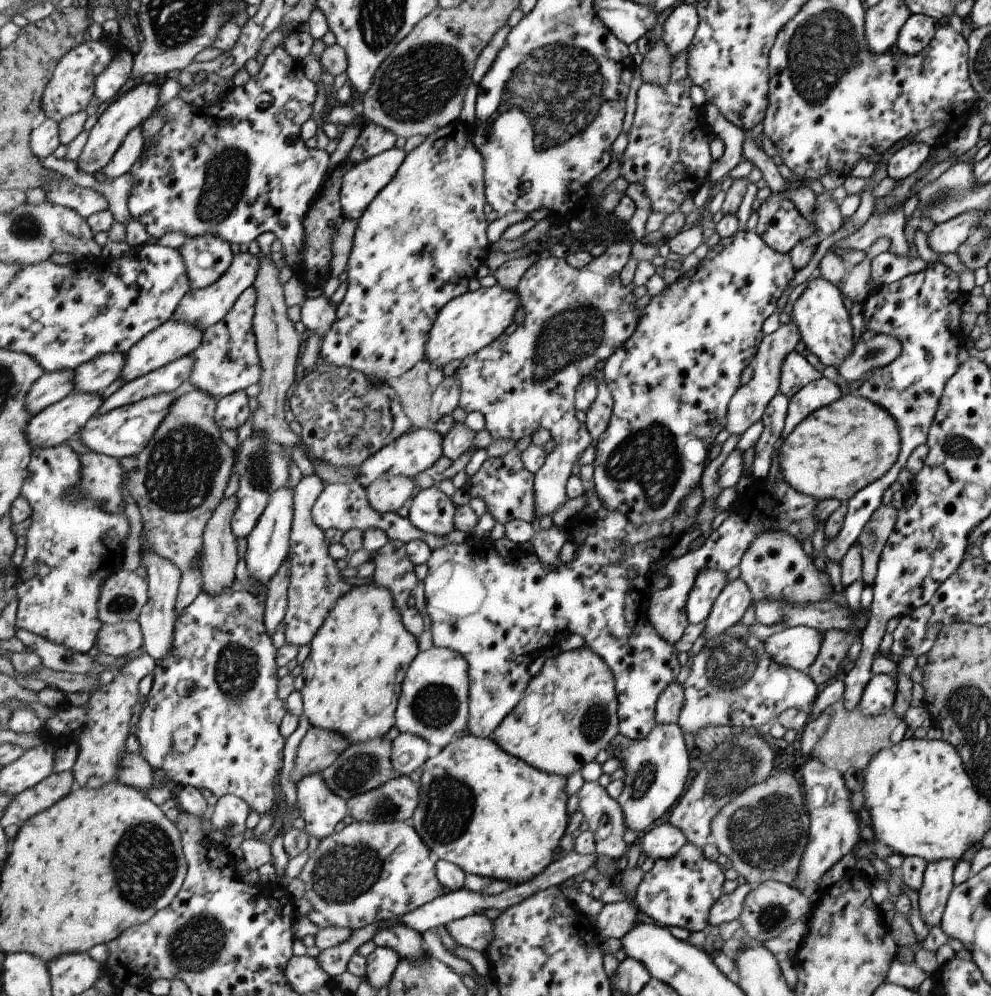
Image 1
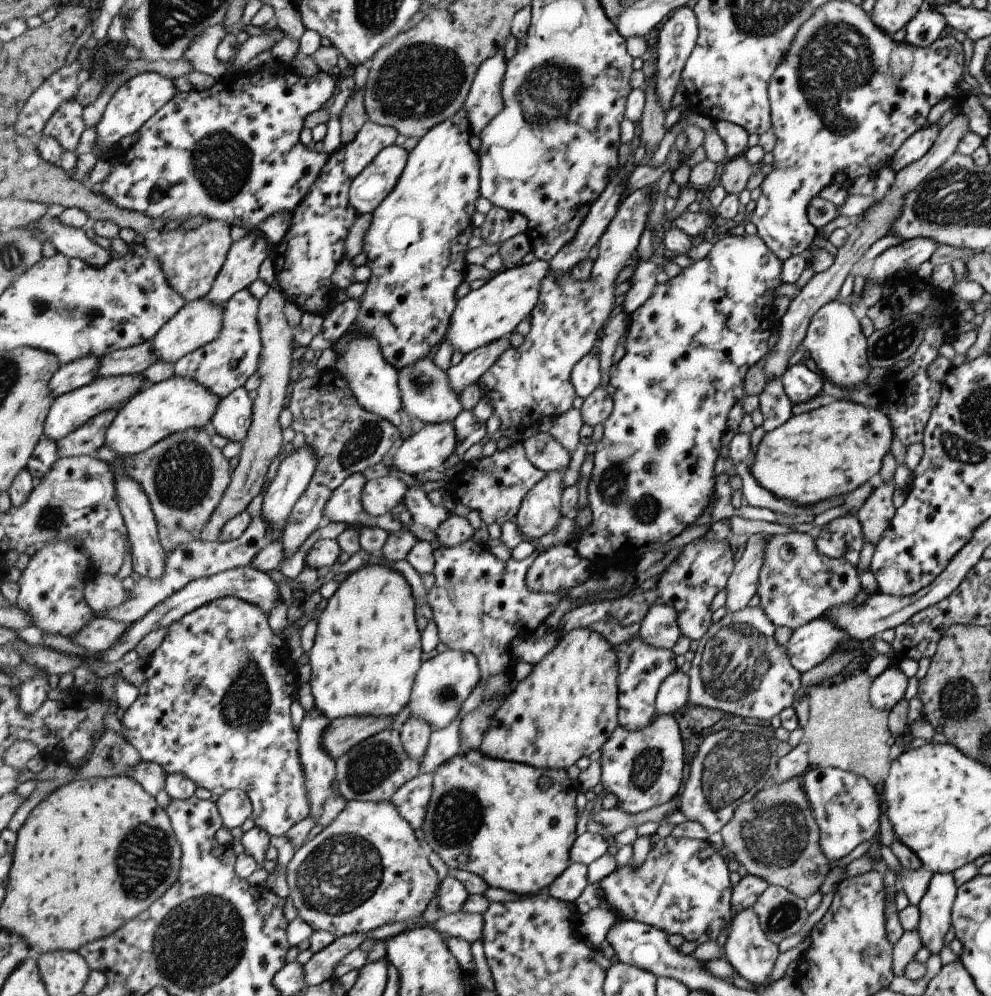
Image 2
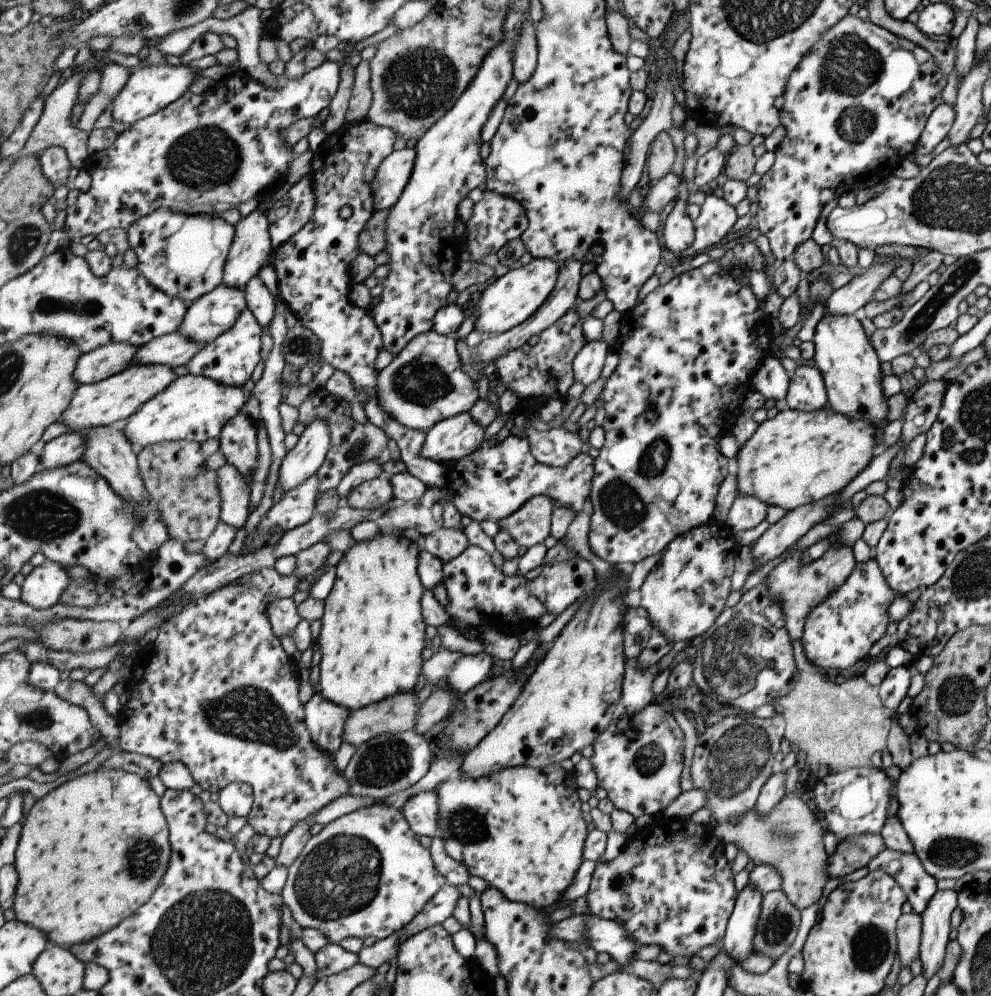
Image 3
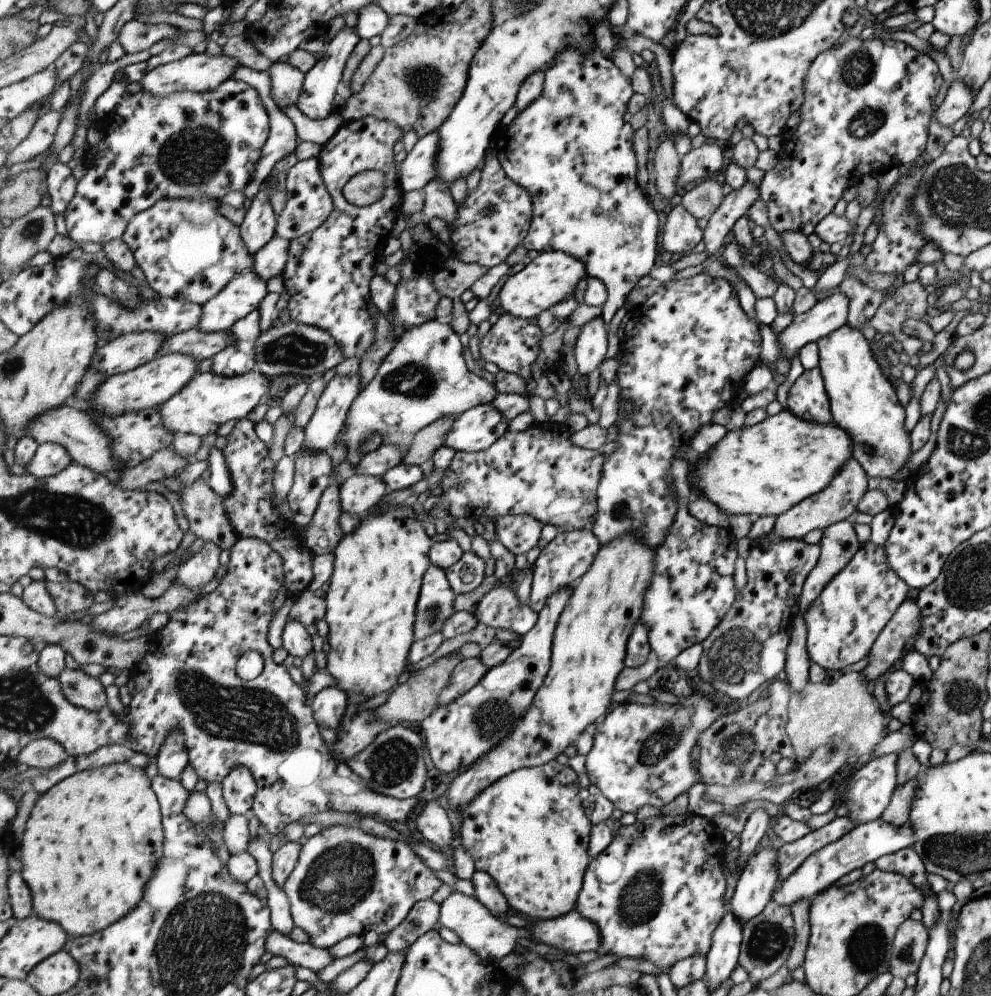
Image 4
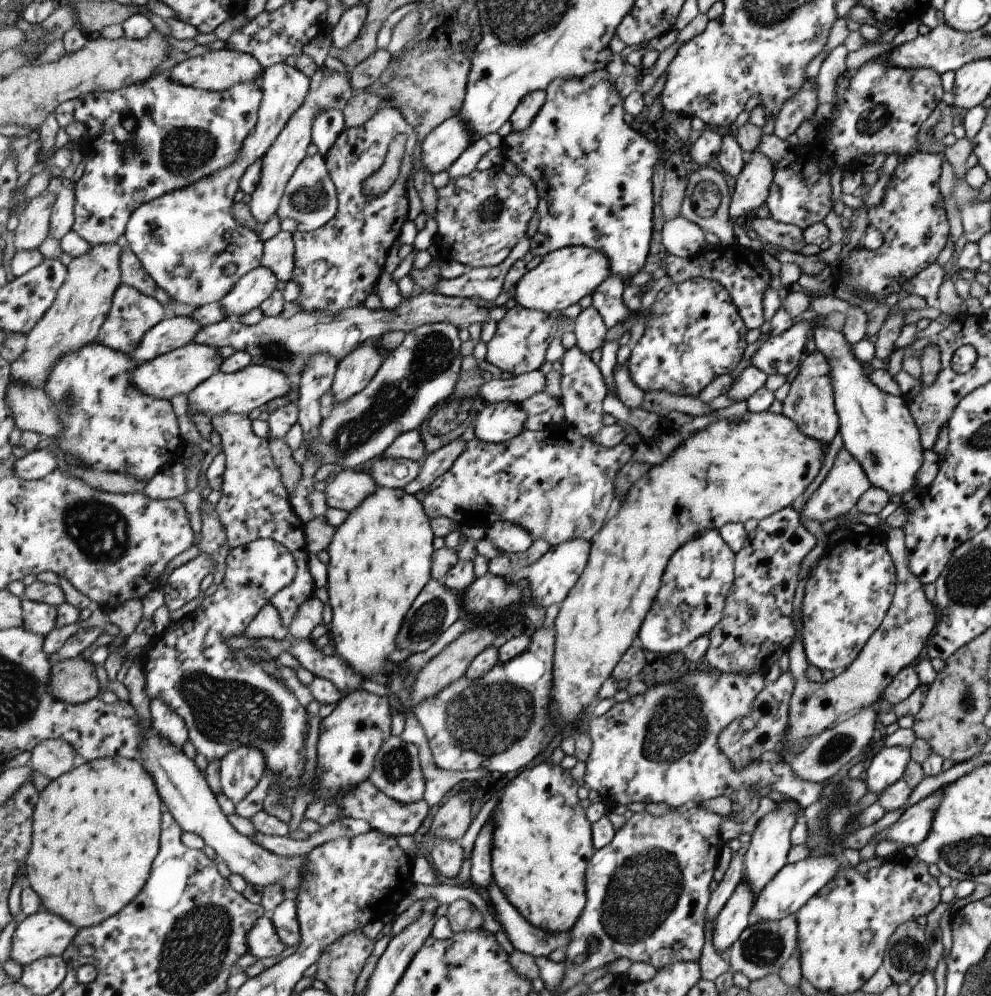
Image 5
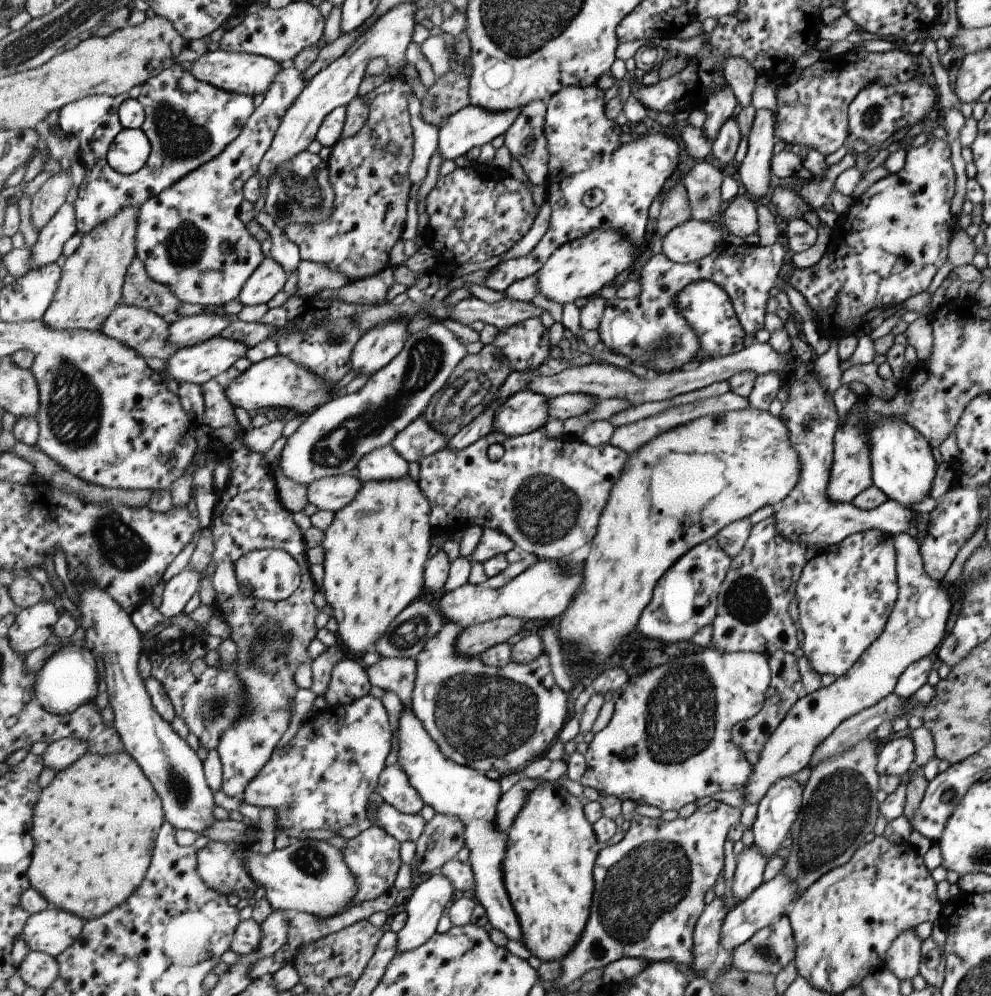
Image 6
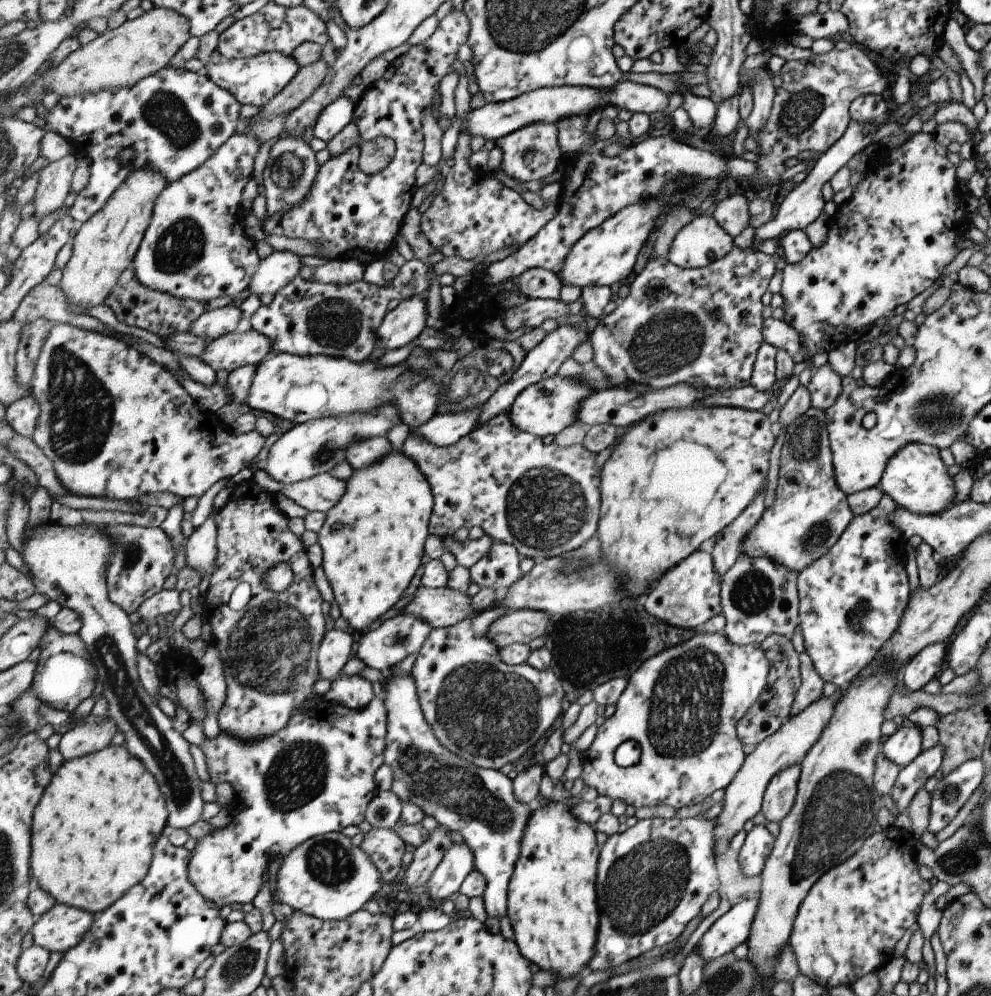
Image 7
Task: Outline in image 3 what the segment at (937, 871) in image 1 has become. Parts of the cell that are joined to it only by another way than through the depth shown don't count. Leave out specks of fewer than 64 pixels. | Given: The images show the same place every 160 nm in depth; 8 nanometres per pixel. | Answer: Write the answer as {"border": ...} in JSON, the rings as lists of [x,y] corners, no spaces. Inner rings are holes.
{"border":[[[935,890],[925,910],[921,912],[921,937],[918,957],[923,978],[929,980],[943,963],[945,947],[949,941],[950,916],[956,908],[955,890]]]}

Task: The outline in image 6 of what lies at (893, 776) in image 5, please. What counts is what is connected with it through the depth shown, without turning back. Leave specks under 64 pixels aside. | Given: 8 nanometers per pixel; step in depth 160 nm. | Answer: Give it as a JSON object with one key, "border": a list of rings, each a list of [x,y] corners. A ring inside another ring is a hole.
{"border":[[[908,733],[901,737],[893,738],[883,744],[877,754],[875,772],[877,776],[901,777],[913,767],[913,744]]]}

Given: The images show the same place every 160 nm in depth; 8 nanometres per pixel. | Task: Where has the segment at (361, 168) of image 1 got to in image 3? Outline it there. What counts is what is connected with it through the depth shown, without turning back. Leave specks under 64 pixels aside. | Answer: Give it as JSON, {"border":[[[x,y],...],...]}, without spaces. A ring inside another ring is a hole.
{"border":[[[414,147],[395,150],[394,154],[383,160],[371,184],[377,210],[391,209],[399,202],[401,194],[407,189],[407,182],[411,181],[416,159],[417,150]]]}

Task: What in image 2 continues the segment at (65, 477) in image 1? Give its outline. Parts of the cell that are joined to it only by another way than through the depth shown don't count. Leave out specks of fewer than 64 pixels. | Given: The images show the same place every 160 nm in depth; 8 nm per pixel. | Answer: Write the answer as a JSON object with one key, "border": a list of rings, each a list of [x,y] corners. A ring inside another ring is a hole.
{"border":[[[43,436],[42,441],[35,448],[34,457],[28,466],[28,472],[33,476],[34,485],[41,483],[54,472],[54,466],[62,459],[62,448],[57,441]],[[71,540],[49,542],[46,546],[37,548],[29,566],[22,571],[18,580],[20,590],[17,604],[33,615],[34,626],[37,626],[41,632],[59,633],[72,640],[73,637],[78,637],[78,634],[90,623],[91,619],[95,618],[95,612],[87,603],[86,588],[87,583],[95,580],[99,575],[99,570],[94,567],[91,556],[77,542]]]}

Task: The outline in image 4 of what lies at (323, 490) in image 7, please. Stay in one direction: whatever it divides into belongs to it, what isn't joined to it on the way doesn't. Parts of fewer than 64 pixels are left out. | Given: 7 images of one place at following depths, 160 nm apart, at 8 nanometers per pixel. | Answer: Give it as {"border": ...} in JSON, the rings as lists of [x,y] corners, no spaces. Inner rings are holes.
{"border":[[[355,473],[341,484],[341,506],[345,513],[365,516],[389,493],[382,477]]]}

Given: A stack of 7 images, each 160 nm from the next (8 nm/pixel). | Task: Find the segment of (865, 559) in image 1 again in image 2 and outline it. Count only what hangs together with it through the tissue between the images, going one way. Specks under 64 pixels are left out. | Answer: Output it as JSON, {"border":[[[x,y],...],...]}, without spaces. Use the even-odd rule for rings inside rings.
{"border":[[[892,481],[882,482],[871,491],[865,503],[857,510],[856,518],[861,528],[864,542],[875,546],[881,534],[890,526],[895,508],[892,504],[892,493],[895,487]]]}

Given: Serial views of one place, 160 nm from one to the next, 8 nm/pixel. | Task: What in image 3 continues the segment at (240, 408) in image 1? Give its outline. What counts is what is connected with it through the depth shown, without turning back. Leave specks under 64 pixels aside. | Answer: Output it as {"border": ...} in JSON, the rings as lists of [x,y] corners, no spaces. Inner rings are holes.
{"border":[[[243,411],[227,422],[220,437],[220,451],[244,476],[253,474],[259,458],[257,423]]]}

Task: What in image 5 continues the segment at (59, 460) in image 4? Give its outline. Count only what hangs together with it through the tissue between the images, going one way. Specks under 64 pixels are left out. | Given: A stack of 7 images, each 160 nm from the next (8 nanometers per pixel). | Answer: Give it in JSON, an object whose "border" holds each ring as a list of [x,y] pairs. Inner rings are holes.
{"border":[[[43,445],[18,459],[14,467],[21,478],[26,481],[36,481],[57,470],[58,461],[51,454],[51,450],[47,450]]]}

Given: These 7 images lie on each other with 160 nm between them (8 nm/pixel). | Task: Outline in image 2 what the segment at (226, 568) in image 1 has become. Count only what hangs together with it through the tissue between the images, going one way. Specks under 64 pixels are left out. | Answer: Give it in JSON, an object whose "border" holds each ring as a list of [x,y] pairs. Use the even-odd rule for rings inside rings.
{"border":[[[265,296],[260,301],[259,308],[259,328],[261,330],[261,359],[258,369],[261,376],[261,383],[258,387],[258,395],[254,400],[254,418],[252,419],[250,433],[243,442],[240,452],[240,464],[233,472],[231,484],[227,492],[219,502],[218,509],[215,510],[211,521],[203,528],[201,538],[203,542],[219,542],[222,540],[223,530],[227,524],[247,510],[251,500],[255,500],[264,490],[265,476],[269,472],[269,466],[273,460],[279,456],[283,448],[283,428],[279,422],[281,410],[285,408],[287,400],[287,388],[291,384],[291,354],[293,354],[293,330],[289,328],[289,322],[285,318],[285,306],[283,306],[283,296]]]}

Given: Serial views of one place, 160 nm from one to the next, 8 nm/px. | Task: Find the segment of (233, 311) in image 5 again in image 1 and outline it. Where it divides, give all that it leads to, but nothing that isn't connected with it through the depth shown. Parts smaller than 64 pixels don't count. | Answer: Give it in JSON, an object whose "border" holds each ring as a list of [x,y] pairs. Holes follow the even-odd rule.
{"border":[[[170,320],[163,324],[159,329],[151,332],[142,342],[131,348],[125,360],[125,368],[121,372],[121,380],[129,383],[137,378],[147,376],[155,370],[167,367],[171,362],[193,354],[203,341],[203,334],[197,326],[191,326],[189,322],[179,322],[179,320]]]}

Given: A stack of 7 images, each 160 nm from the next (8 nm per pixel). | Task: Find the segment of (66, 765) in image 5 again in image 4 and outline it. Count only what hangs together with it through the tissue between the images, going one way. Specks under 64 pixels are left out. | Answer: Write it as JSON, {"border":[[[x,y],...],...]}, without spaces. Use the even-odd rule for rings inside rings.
{"border":[[[44,738],[30,742],[18,756],[19,767],[49,771],[69,758],[67,749],[56,740]]]}

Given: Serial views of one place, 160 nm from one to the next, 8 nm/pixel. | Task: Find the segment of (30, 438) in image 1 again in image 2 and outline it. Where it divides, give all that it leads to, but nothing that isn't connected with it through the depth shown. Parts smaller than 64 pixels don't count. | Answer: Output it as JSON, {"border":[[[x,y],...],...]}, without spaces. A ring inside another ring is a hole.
{"border":[[[145,374],[99,377],[92,384],[59,396],[56,398],[54,406],[51,406],[50,414],[47,414],[44,429],[46,434],[44,436],[58,442],[69,436],[71,432],[87,425],[87,422],[90,422],[93,418],[99,417],[99,414],[104,414],[107,410],[116,408],[123,409],[127,402],[138,397],[149,385]]]}

